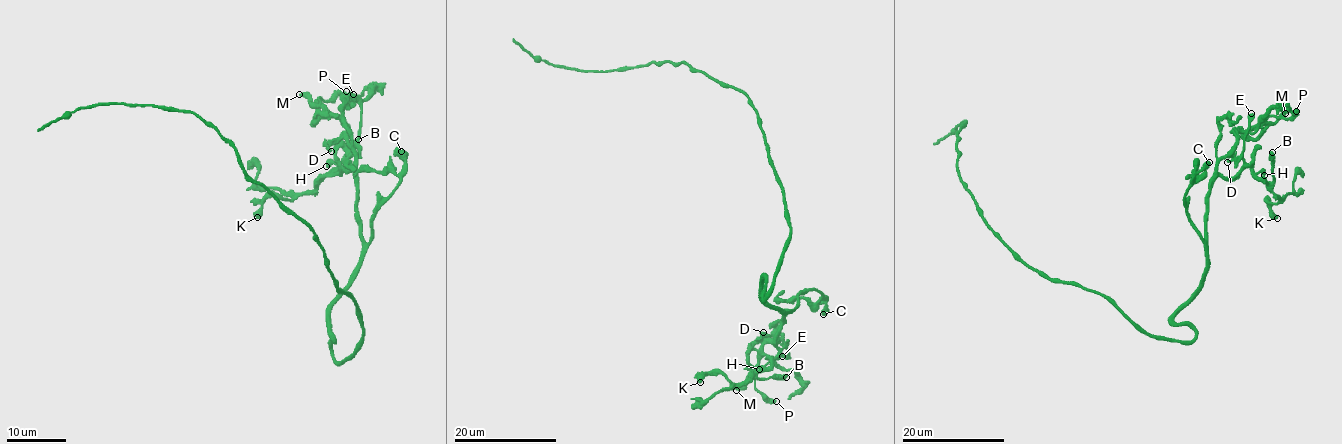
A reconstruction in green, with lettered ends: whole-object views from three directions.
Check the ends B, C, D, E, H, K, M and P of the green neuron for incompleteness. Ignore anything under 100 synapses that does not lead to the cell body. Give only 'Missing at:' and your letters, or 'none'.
Missing at: M

